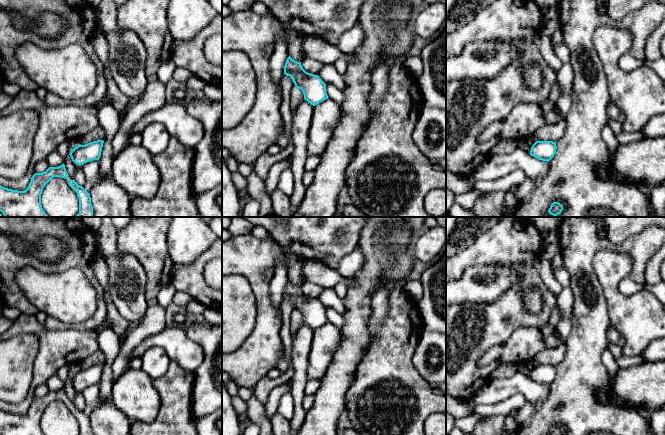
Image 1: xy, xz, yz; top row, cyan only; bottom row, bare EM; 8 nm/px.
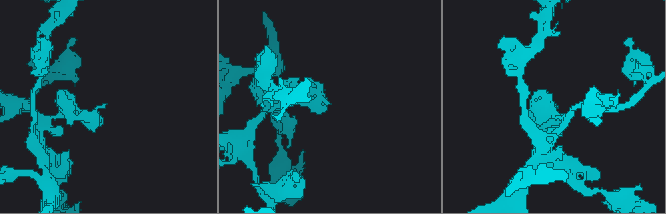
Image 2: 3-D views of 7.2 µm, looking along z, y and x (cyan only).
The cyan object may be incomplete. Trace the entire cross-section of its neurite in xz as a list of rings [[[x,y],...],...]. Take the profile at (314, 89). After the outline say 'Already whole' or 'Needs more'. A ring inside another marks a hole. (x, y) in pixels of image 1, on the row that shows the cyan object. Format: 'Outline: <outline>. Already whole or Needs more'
Outline: [[[290,56],[286,60],[284,74],[292,78],[295,88],[302,90],[304,99],[311,105],[315,106],[328,99],[326,84],[321,78],[318,75],[306,72],[301,62],[293,60]]]. Already whole

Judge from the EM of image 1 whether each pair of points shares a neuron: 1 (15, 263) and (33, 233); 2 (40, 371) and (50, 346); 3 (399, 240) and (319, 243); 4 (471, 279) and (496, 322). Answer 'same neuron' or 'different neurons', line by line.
1: same neuron
2: same neuron
3: different neurons
4: different neurons

